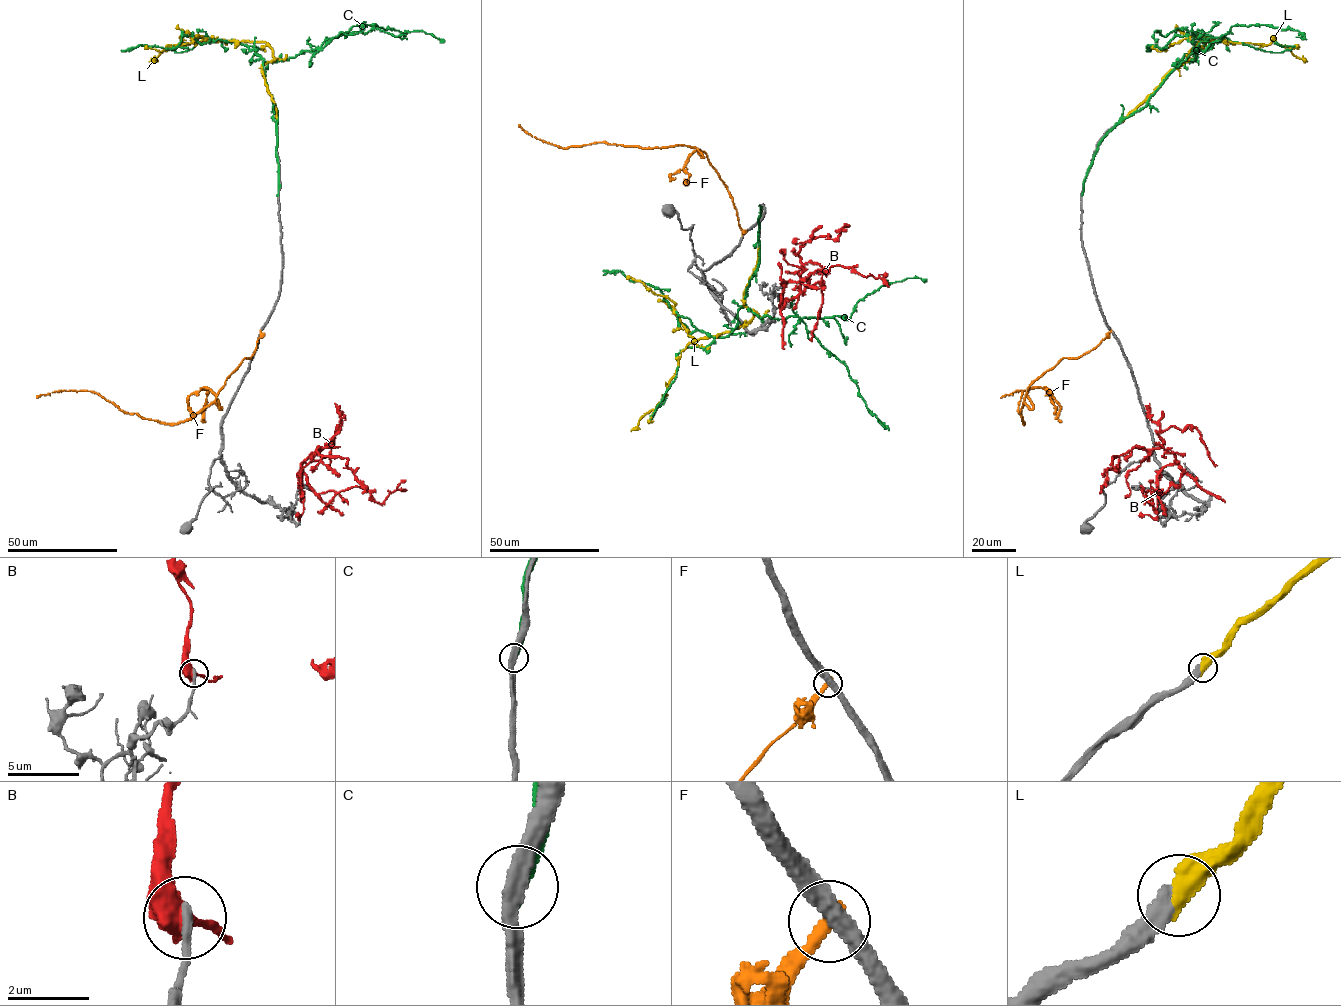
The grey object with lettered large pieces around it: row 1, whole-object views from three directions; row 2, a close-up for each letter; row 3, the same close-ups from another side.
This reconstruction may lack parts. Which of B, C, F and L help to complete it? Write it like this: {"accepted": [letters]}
{"accepted": ["L"]}

